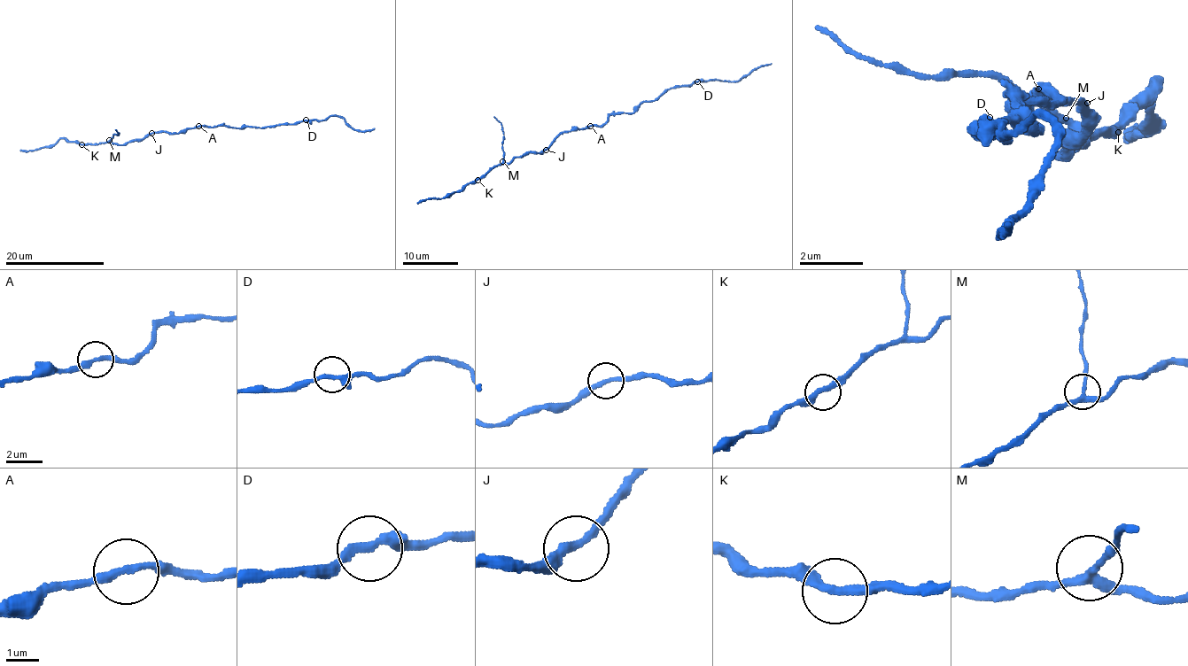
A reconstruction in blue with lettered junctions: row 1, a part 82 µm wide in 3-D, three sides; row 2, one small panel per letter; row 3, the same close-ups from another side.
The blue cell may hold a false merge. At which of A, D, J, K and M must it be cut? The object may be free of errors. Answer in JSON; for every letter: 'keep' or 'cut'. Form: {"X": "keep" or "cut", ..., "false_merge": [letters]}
{"A": "keep", "D": "keep", "J": "keep", "K": "keep", "M": "keep", "false_merge": []}

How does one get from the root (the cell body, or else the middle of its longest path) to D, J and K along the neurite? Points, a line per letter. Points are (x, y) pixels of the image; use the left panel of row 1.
D: (198, 126), (266, 127), (296, 124), (306, 120)
J: (198, 126), (177, 133), (151, 133)
K: (198, 126), (177, 133), (151, 133), (142, 139), (123, 144), (81, 144)

